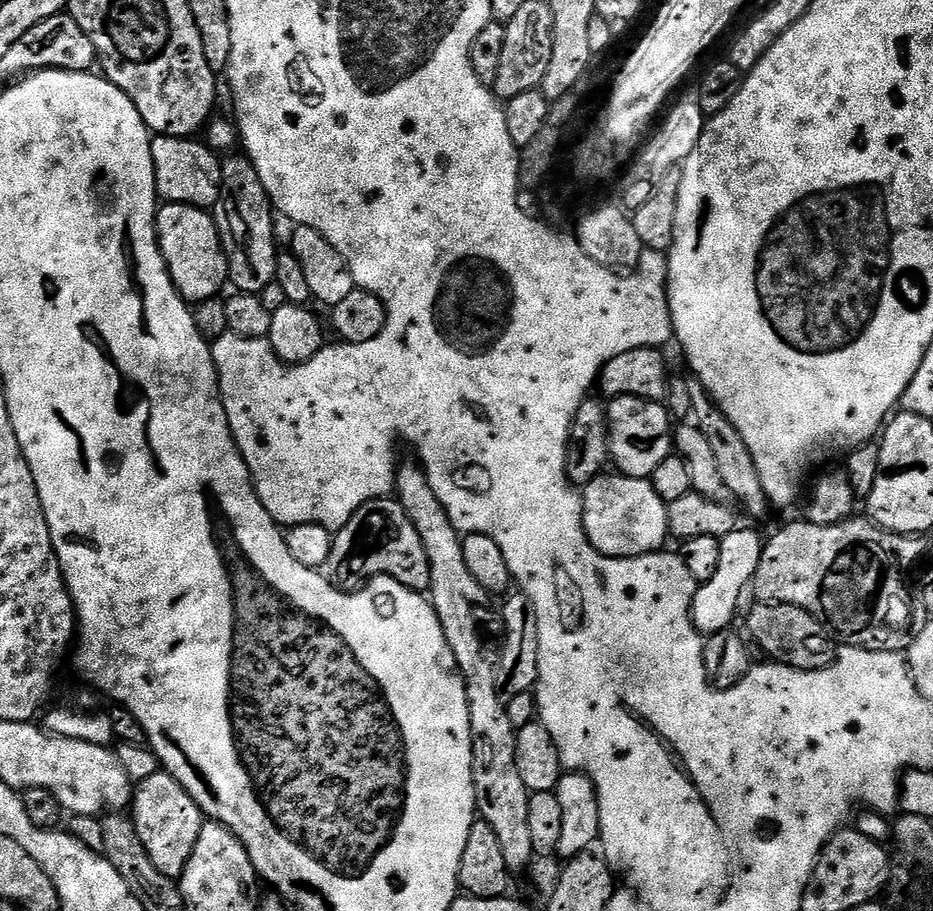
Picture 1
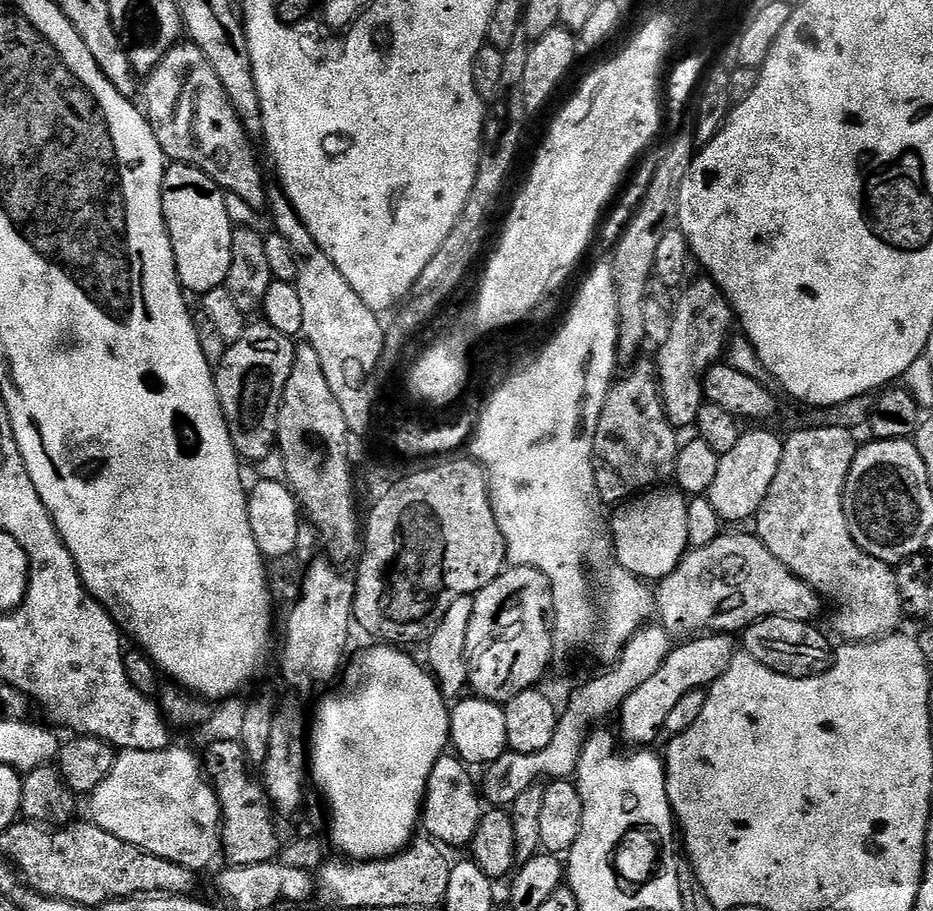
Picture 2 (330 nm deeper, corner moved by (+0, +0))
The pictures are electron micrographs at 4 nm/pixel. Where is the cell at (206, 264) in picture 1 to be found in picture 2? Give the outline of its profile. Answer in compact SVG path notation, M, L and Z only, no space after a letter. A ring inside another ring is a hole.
M175 162L165 167L162 182L164 221L174 250L180 286L189 293L203 294L228 283L234 223L224 199L224 189L219 188L201 168Z

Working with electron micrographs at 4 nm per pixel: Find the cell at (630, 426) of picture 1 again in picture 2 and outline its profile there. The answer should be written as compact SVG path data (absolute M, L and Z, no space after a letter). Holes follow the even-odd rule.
M710 278L703 279L696 281L693 279L676 296L676 306L671 311L670 338L658 346L657 352L660 353L654 356L656 375L660 378L660 397L668 421L677 430L691 429L695 425L698 410L706 402L704 399L706 370L711 364L721 363L723 356L720 355L728 344L728 331L731 330L732 324L734 328L732 306L724 297L723 290Z

